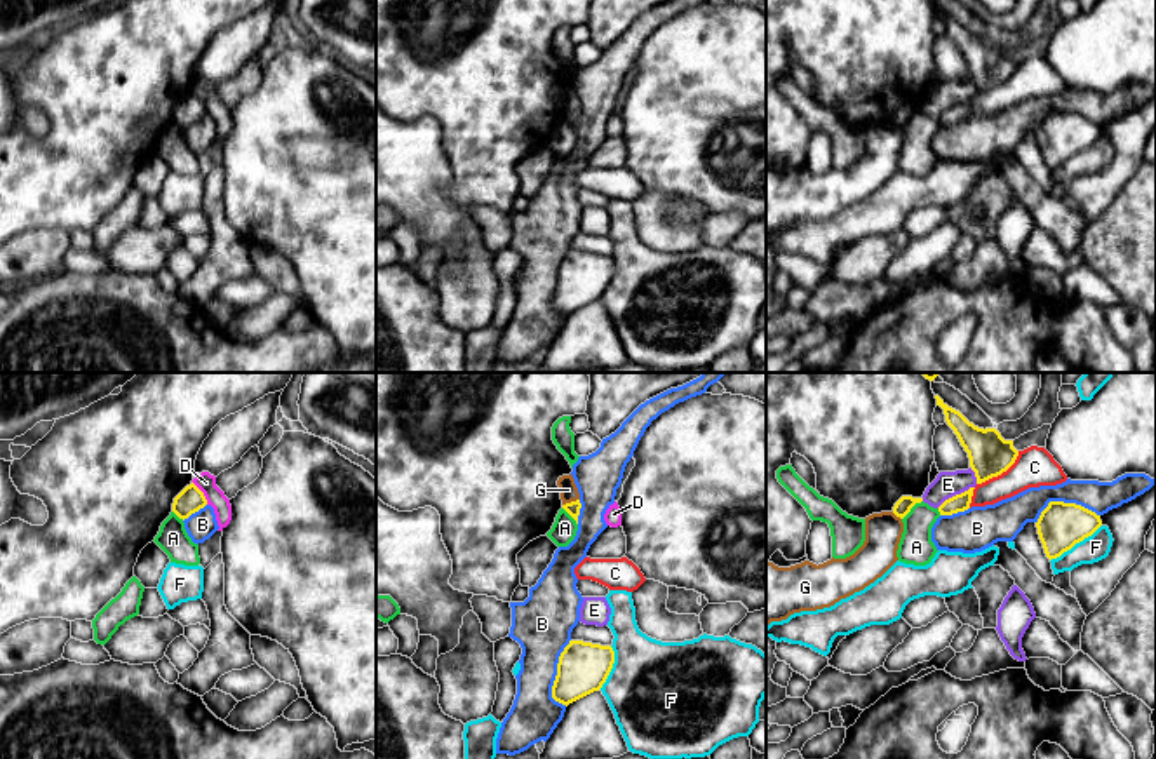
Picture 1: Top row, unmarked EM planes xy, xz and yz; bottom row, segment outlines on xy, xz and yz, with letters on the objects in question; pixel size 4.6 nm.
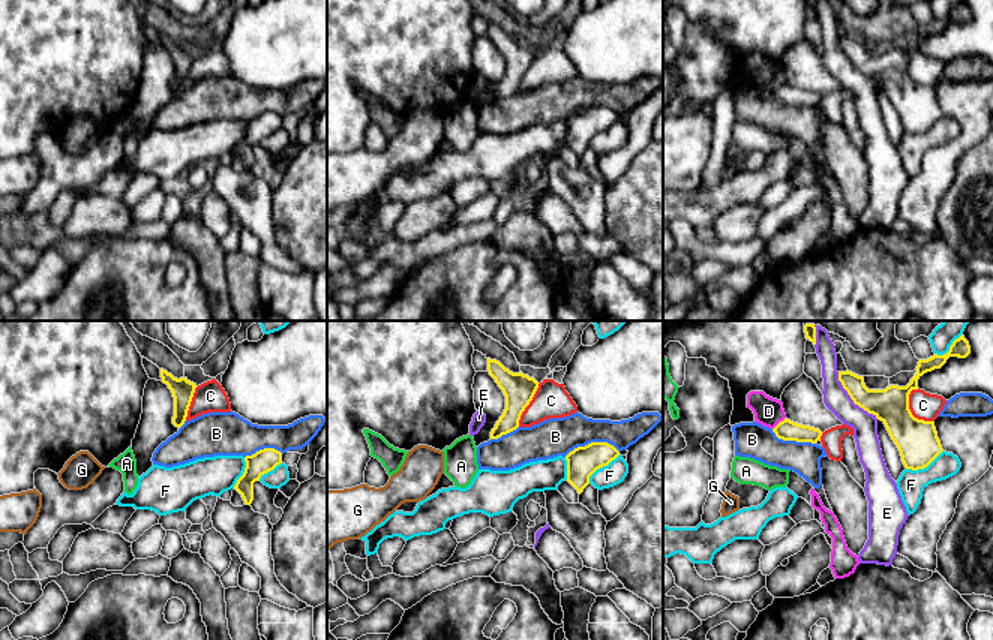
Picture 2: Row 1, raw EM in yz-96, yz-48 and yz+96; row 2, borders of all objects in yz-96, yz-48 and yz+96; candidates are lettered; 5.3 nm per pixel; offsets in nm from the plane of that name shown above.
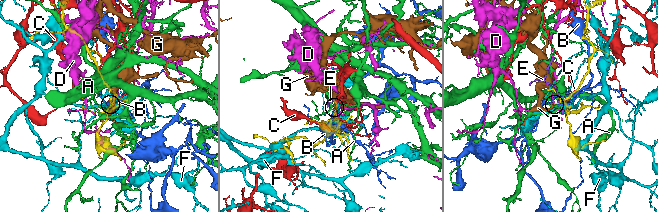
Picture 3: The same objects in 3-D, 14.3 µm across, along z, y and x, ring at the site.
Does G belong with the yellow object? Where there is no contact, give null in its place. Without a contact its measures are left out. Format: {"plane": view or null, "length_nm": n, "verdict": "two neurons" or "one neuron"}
{"plane": "xz", "length_nm": 90, "verdict": "two neurons"}

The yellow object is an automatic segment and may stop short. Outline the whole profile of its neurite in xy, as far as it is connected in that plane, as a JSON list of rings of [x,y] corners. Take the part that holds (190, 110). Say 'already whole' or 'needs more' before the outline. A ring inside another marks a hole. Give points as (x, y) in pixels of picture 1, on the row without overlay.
already whole; [[[192,92],[174,108],[172,122],[185,131],[205,115],[207,110],[204,103]]]

